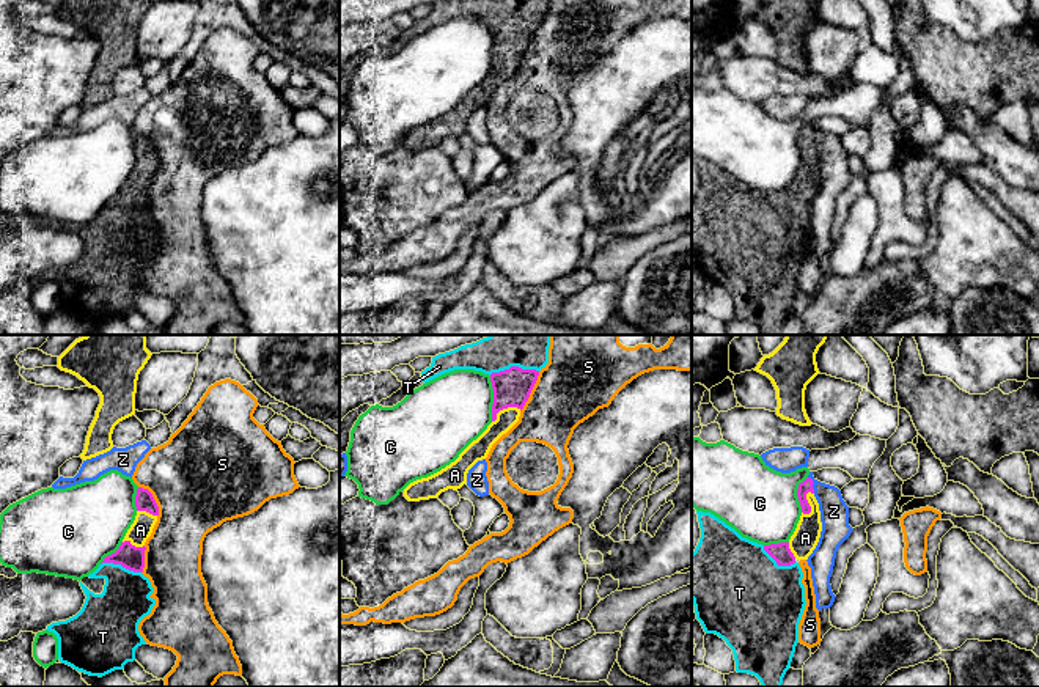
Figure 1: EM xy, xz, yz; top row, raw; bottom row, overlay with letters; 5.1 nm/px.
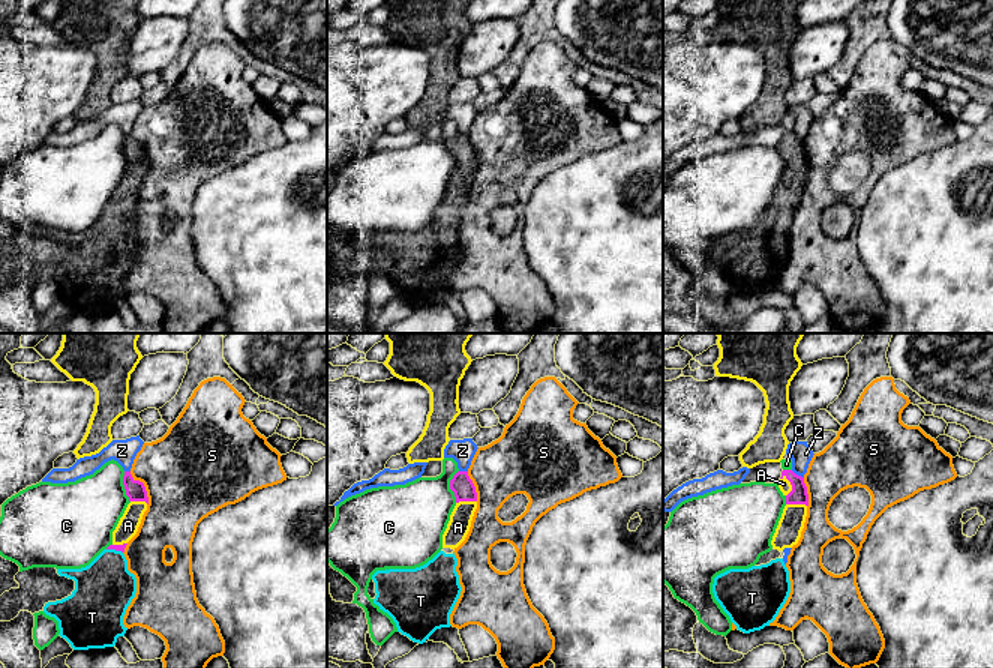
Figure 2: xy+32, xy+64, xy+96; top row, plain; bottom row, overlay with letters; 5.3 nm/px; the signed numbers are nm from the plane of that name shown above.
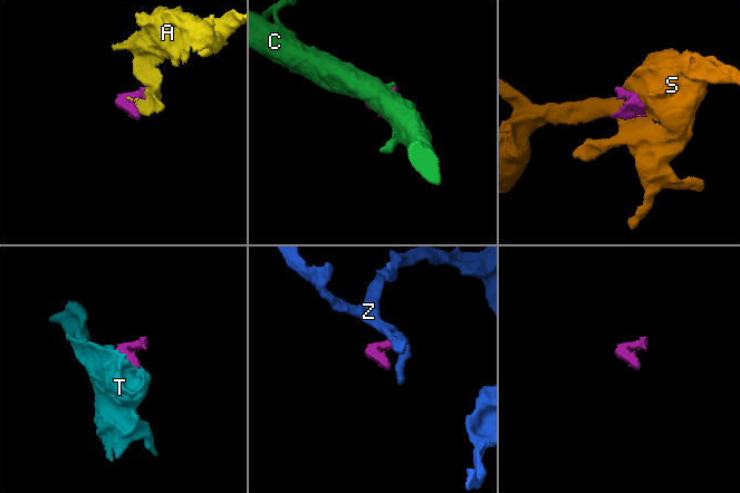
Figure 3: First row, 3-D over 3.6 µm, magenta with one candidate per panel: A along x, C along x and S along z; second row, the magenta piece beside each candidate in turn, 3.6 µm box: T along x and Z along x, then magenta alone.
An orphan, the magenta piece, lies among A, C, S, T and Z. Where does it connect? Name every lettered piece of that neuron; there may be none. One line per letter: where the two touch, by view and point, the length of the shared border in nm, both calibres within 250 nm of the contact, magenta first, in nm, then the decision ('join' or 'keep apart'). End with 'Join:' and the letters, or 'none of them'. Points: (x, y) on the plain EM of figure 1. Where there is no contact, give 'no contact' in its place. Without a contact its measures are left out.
A: yz (808, 153) | 130 nm | 60/140 nm | join
C: xz (494, 46) | 240 nm | 190/380 nm | keep apart
S: xz (530, 40) | 220 nm | 190/360 nm | keep apart
T: xz (513, 14) | 260 nm | 190/110 nm | join
Z: yz (813, 131) | 90 nm | 60/140 nm | keep apart
Join: A, T

